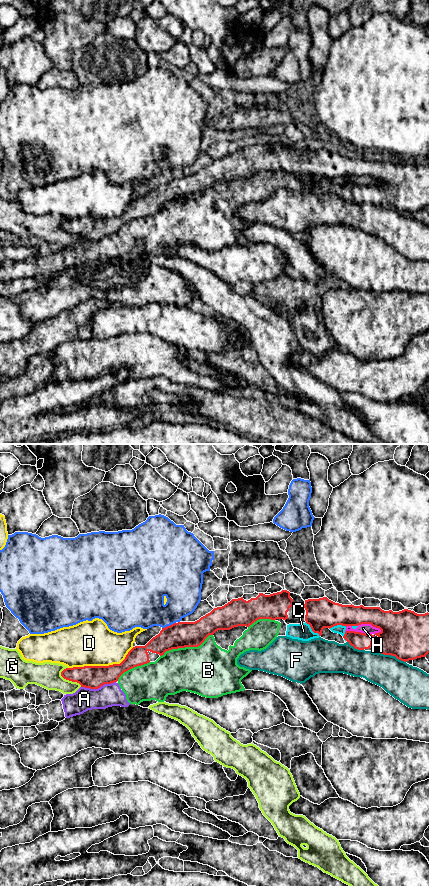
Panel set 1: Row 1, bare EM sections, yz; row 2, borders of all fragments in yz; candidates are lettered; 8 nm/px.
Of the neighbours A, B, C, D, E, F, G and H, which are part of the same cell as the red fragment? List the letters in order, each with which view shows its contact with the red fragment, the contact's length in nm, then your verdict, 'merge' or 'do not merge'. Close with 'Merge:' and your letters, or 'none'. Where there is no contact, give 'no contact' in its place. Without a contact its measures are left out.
A: yz | 280 nm | do not merge
B: yz | 460 nm | do not merge
C: yz | 170 nm | do not merge
D: yz | 550 nm | do not merge
E: yz | 120 nm | do not merge
F: yz | 220 nm | do not merge
G: yz | 200 nm | do not merge
H: yz | 200 nm | do not merge
Merge: none

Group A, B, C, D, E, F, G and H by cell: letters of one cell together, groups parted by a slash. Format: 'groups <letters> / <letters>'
groups A B C H / D / E / F / G

